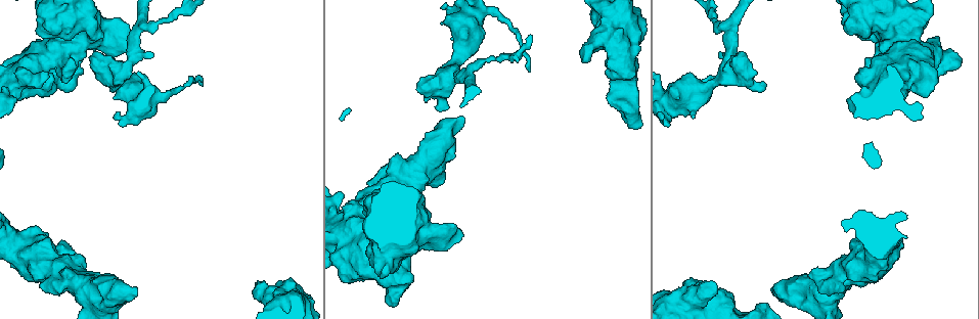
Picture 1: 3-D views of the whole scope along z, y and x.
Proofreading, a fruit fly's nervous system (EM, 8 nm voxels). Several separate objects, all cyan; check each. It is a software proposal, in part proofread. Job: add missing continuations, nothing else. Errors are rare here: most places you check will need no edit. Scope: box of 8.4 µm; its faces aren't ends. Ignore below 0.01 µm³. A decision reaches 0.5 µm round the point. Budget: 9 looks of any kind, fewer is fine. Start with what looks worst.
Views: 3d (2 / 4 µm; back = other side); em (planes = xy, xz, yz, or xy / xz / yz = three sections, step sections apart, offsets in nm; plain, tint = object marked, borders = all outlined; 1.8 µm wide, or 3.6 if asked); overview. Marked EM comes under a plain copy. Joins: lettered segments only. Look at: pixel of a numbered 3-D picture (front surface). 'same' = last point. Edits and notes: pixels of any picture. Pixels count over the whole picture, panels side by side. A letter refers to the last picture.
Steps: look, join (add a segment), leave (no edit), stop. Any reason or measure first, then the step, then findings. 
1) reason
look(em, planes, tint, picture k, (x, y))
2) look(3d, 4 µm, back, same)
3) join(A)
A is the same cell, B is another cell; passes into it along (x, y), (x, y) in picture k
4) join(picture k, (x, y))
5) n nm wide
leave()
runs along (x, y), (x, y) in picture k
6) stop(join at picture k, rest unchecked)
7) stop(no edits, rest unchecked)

an open end
look(3d, 2 µm, picture 1, (438, 108))

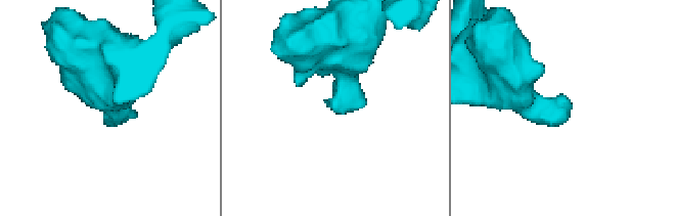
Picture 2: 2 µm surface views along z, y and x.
look(em, 3.6 µm, planes, borders, picture 2, (330, 108))

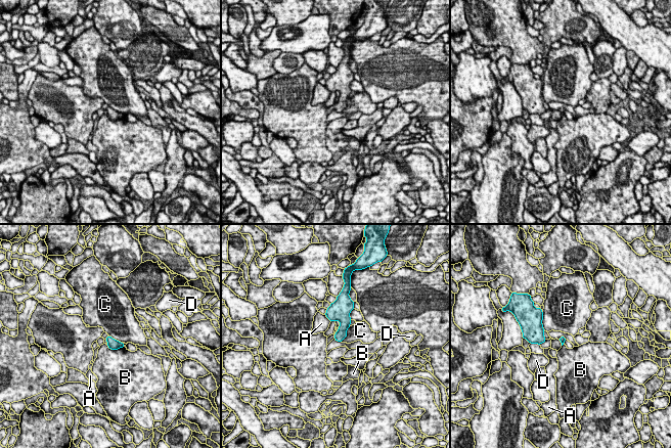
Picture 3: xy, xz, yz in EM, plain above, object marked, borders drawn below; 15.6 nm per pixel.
leave()
A, B, C and D are other cells; border along (542, 312), (542, 327), (544, 329) in picture 3; none of them fits

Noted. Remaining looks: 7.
thick turns thin
look(3d, 4 µm, picture 1, (914, 84))

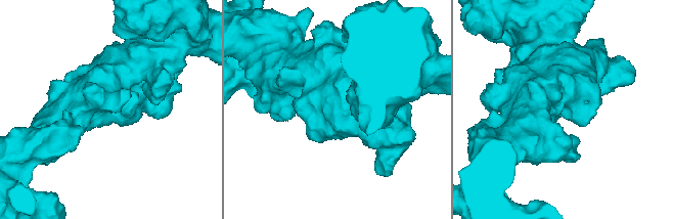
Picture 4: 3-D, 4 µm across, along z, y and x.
shape alone is not enough
look(em, 3.6 µm, planes, tint, picture 4, (567, 106))

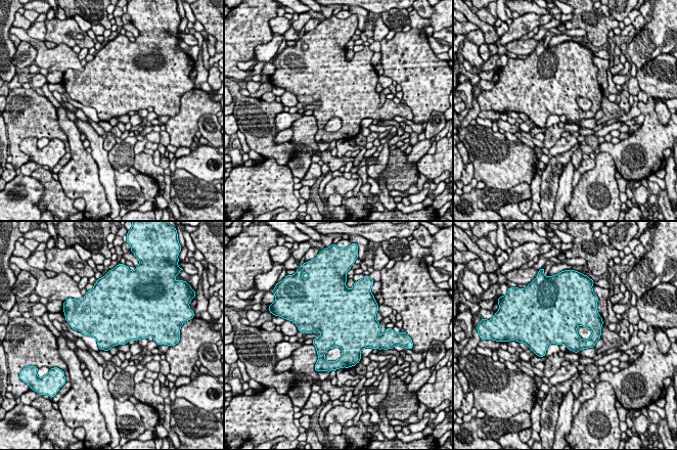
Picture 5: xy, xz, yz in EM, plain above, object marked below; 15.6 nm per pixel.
what lies round it
look(em, 3.6 µm, planes, borders, same)

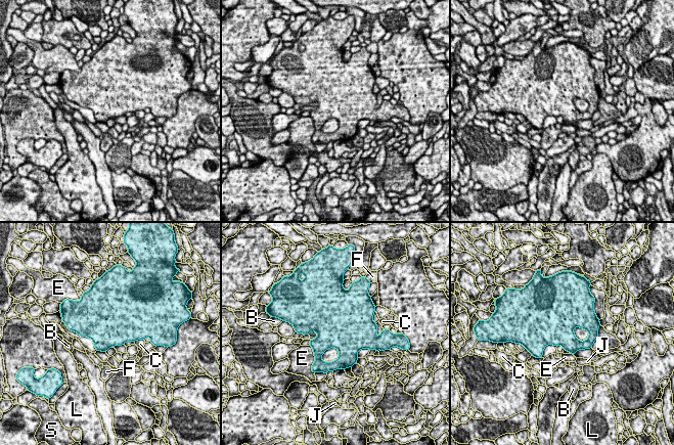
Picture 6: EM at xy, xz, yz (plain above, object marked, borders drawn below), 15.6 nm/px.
E touches over 300 nm
leave()
B, C, E, F, J, L and S are other cells; border along (310, 345), (314, 356), (313, 363) in picture 6; none of them fits

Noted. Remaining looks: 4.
thick turns thin
look(em, 3.6 µm, planes, borders, picture 1, (865, 23))

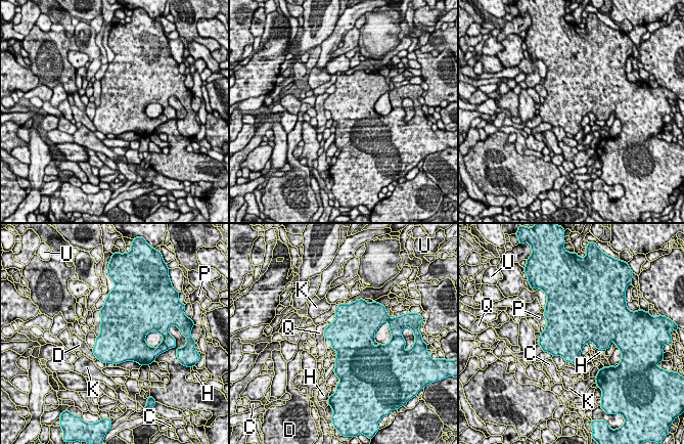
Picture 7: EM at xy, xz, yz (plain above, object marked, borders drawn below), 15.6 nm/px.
leave()
C, D, H, K, P, Q and U are other cells; border along (328, 324), (324, 330), (324, 338) in picture 7; no lettered segment goes on from it

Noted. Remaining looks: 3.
an open end
look(em, xy, step 16, borders, picture 1, (721, 56))

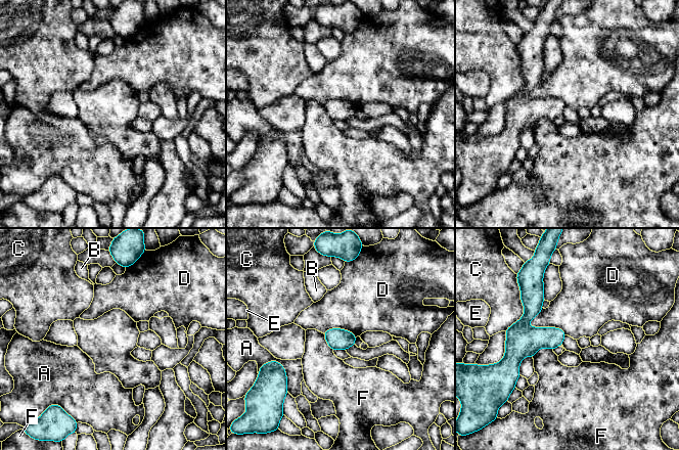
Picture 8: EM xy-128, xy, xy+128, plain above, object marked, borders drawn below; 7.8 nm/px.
leave()
A, B, C, D, E and F are other cells; no lettered segment goes on from it

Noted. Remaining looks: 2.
stop(no edits, rest unchecked)

